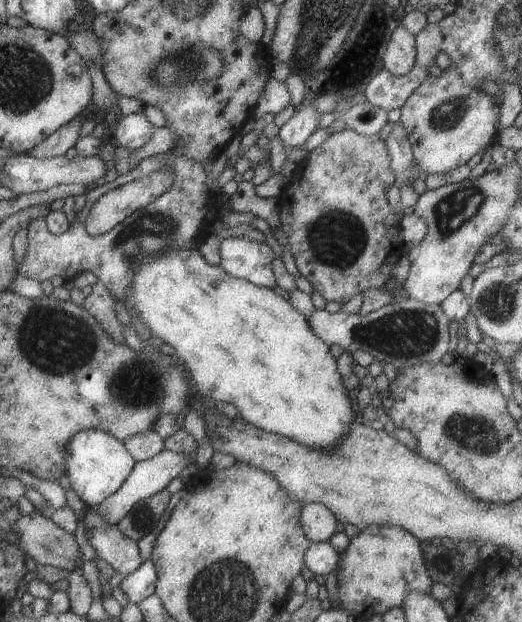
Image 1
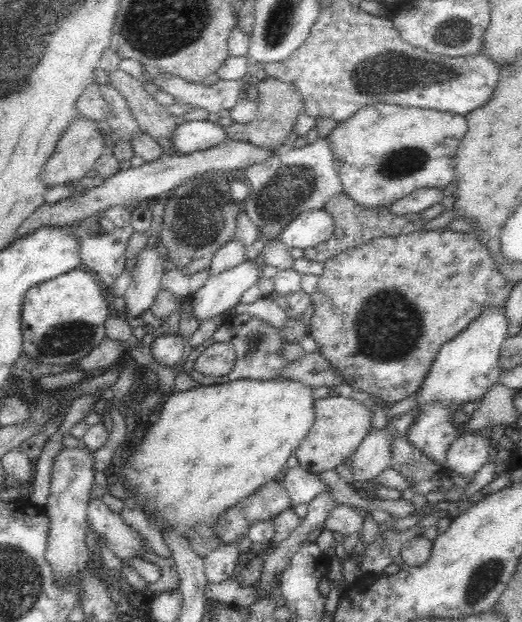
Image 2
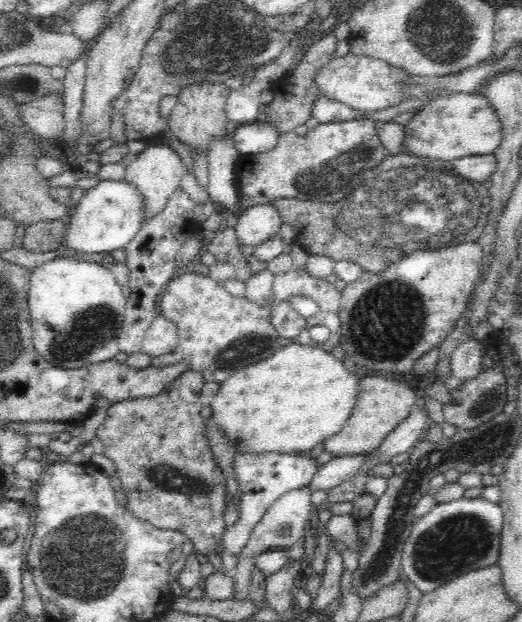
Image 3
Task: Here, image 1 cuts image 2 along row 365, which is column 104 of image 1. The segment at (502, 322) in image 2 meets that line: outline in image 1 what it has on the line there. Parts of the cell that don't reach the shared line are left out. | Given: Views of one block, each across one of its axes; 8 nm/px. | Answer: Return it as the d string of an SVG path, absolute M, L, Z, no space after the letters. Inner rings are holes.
M80 430L66 444L66 475L72 490L87 506L99 505L108 496L112 496L132 474L136 462L123 441L104 430Z

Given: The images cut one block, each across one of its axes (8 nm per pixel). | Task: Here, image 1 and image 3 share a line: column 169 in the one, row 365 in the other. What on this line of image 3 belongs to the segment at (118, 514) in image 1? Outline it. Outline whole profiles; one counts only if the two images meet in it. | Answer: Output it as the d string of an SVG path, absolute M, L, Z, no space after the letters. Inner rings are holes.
M466 340L461 342L451 354L451 374L454 381L461 382L474 378L484 368L482 356L489 342Z

